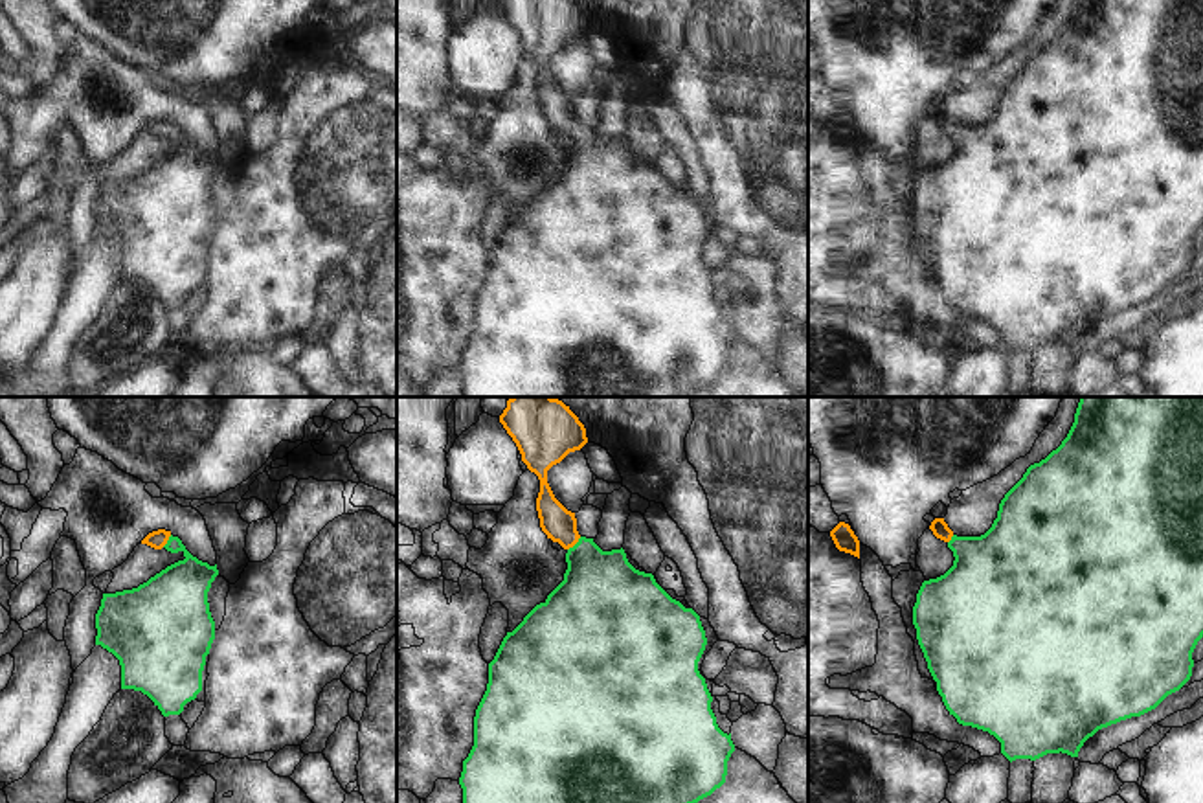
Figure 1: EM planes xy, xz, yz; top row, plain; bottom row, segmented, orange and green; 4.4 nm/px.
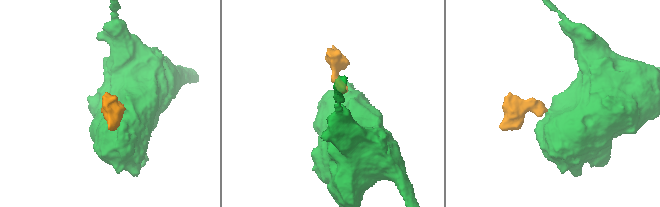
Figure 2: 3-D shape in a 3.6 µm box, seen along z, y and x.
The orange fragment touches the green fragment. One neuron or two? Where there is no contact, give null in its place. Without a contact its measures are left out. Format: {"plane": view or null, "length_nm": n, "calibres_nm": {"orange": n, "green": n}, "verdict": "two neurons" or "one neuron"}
{"plane": "xz", "length_nm": 90, "calibres_nm": {"orange": 150, "green": 360}, "verdict": "one neuron"}

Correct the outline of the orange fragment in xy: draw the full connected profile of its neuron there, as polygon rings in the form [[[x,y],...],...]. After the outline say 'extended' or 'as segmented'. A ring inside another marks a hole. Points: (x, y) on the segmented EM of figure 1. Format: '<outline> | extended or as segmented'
[[[152,531],[141,544],[154,549],[165,548],[171,553],[182,551],[186,559],[167,566],[138,588],[103,594],[96,614],[96,645],[119,660],[121,689],[141,691],[163,717],[180,715],[184,706],[202,691],[206,656],[215,639],[208,592],[219,570],[217,564],[209,566],[193,557],[171,531]]] | extended

